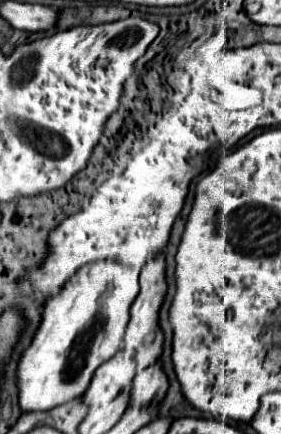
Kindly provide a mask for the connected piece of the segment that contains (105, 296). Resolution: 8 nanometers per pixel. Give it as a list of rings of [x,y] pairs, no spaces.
[[[96,261],[88,267],[82,267],[56,295],[48,301],[42,311],[42,321],[32,337],[32,343],[22,353],[16,367],[16,387],[18,387],[18,405],[22,413],[30,411],[50,411],[60,407],[62,403],[70,403],[70,399],[78,399],[92,381],[94,371],[112,359],[122,343],[122,335],[128,323],[128,309],[138,295],[138,275],[136,271],[120,265],[116,261]]]

